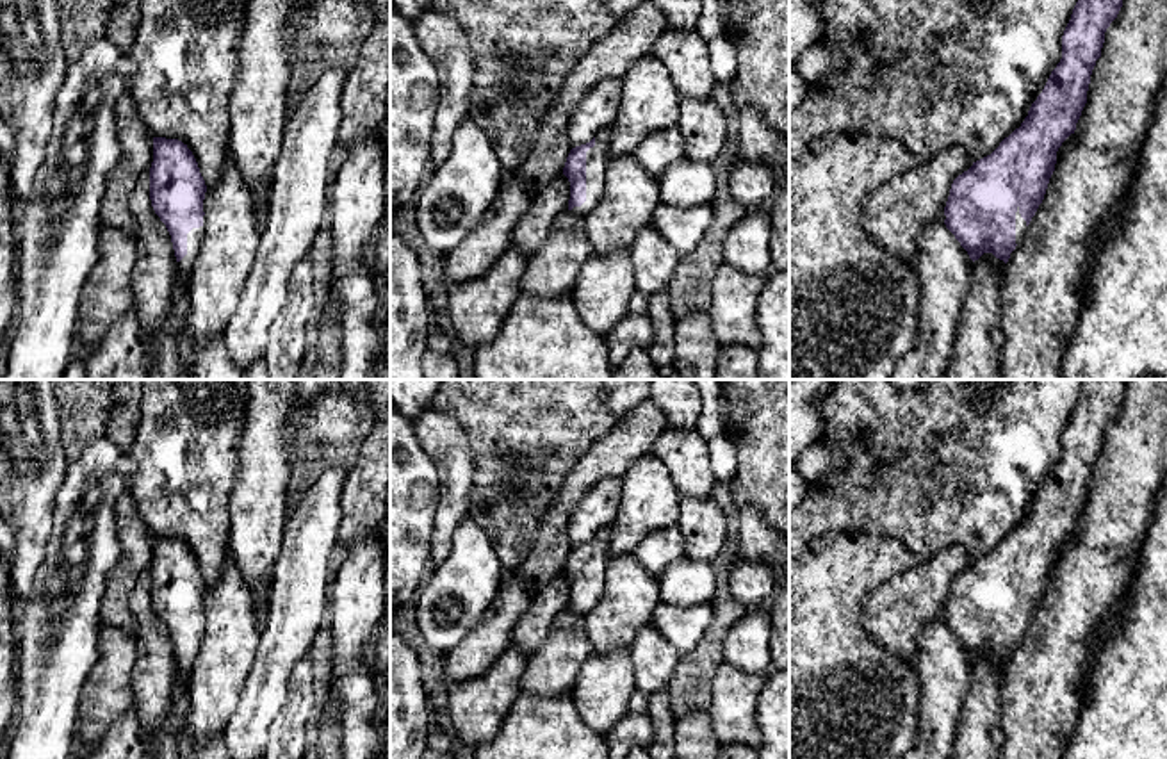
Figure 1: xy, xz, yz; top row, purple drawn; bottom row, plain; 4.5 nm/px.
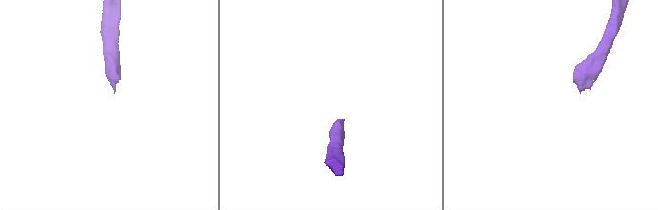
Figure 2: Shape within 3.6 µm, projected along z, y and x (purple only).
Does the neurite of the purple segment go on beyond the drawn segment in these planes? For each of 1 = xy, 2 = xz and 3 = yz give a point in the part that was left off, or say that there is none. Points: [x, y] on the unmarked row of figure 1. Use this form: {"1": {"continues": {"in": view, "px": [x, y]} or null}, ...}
{"1": {"continues": {"in": "xy", "px": [195, 636]}}, "2": {"continues": {"in": "xz", "px": [595, 556]}}, "3": {"continues": {"in": "yz", "px": [1020, 622]}}}

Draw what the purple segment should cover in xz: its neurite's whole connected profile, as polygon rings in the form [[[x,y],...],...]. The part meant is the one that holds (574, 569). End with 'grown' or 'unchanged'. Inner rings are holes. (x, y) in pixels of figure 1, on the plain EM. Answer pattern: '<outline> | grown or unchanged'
[[[609,529],[581,545],[570,549],[563,574],[570,581],[568,609],[577,615],[588,615],[600,600],[606,590],[606,559],[609,545]]] | grown

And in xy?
[[[153,536],[150,599],[171,634],[178,668],[187,675],[205,636],[205,592],[205,579],[187,543]]] | grown

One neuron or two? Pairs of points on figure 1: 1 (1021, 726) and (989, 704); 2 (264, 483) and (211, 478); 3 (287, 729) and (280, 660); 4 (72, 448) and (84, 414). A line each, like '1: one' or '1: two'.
1: two
2: two
3: two
4: one

